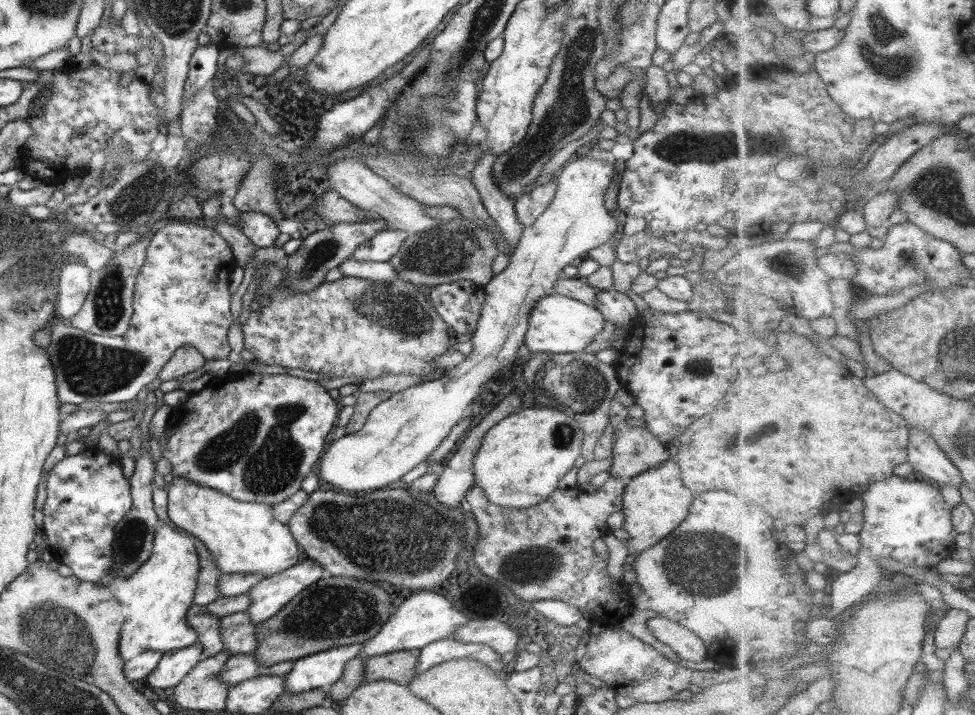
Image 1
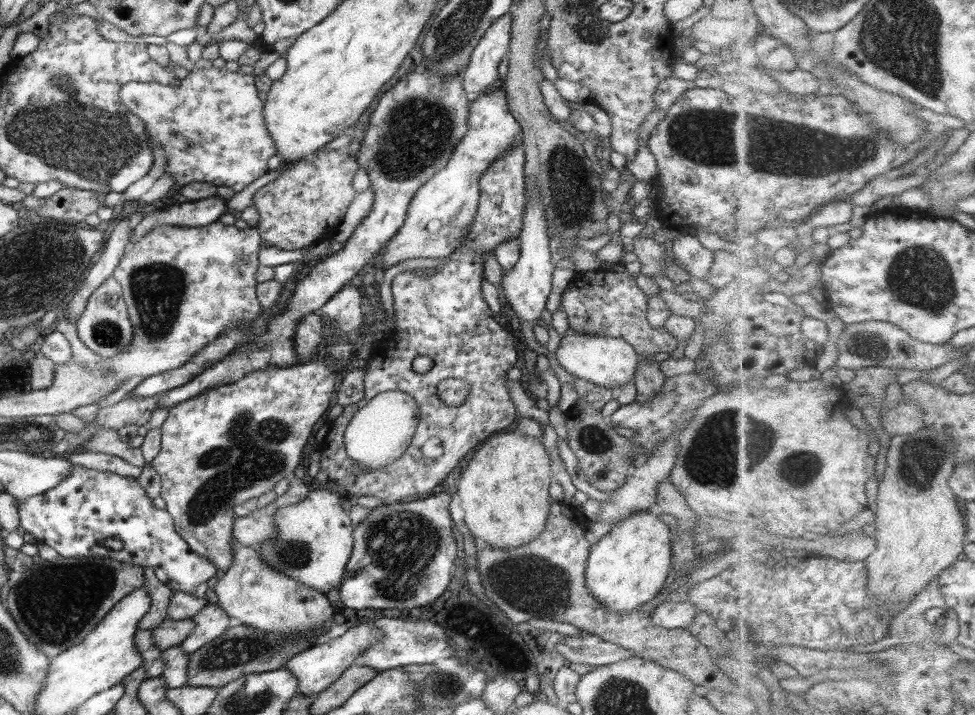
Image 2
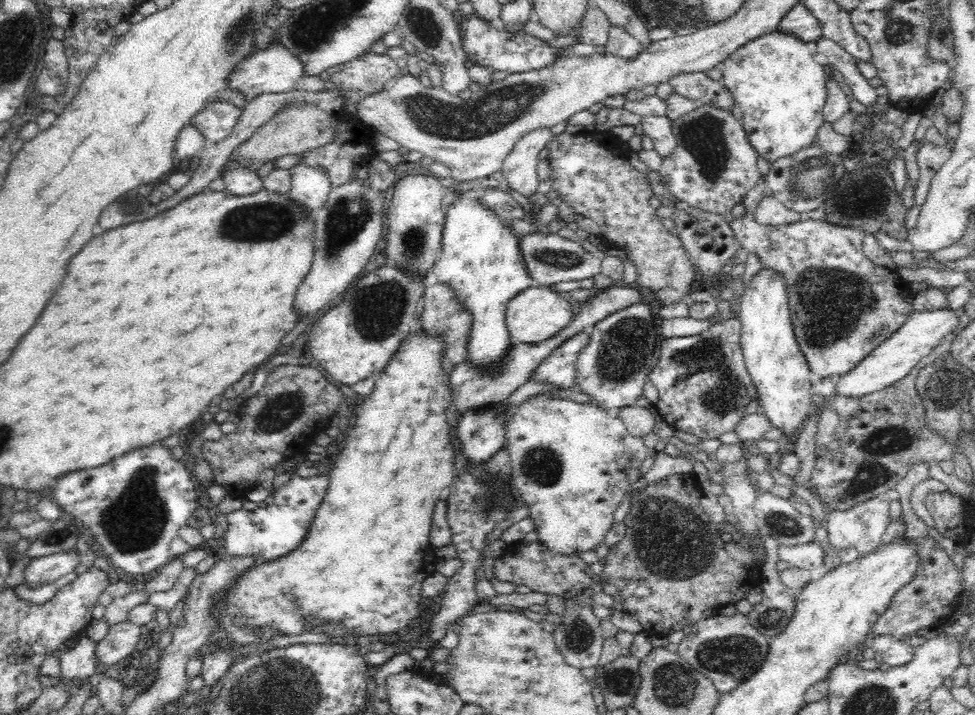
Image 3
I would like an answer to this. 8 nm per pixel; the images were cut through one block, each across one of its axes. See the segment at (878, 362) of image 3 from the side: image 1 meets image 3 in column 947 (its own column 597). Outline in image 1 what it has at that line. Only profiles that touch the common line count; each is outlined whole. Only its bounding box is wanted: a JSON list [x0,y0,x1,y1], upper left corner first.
[524,292,606,354]

